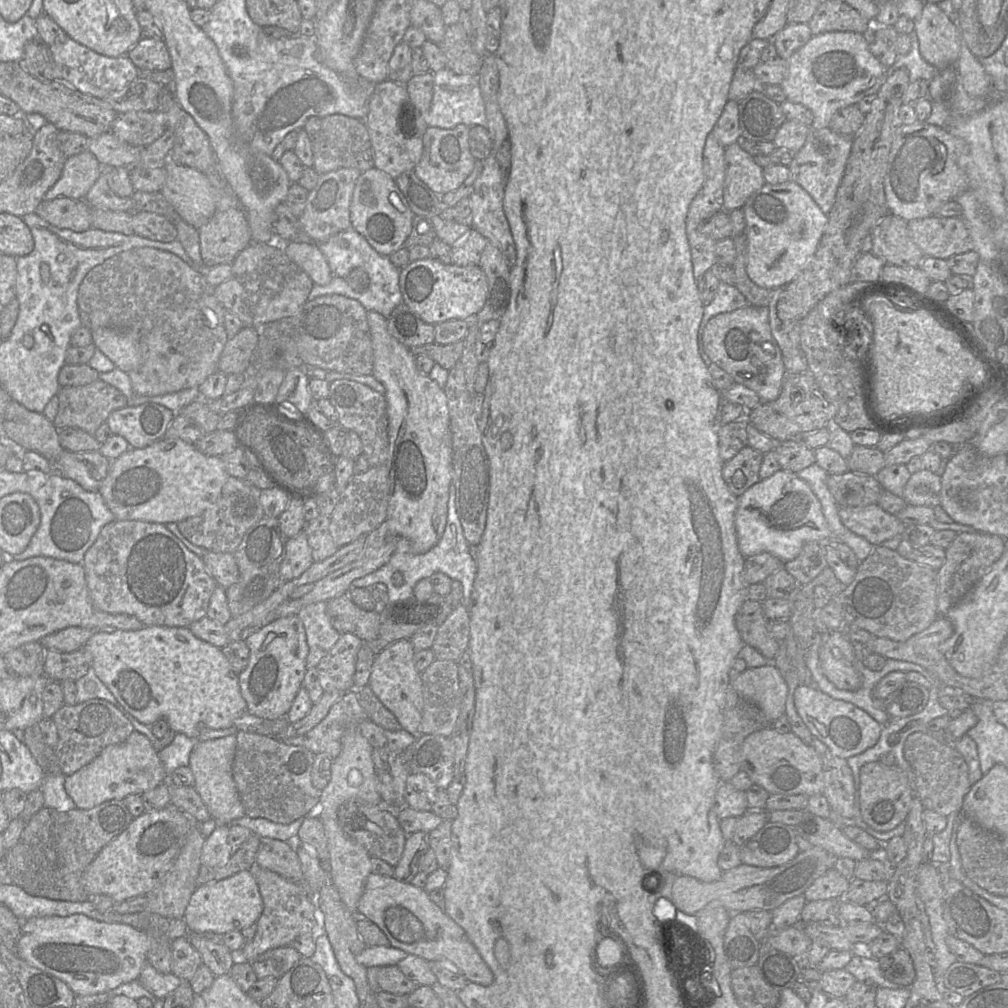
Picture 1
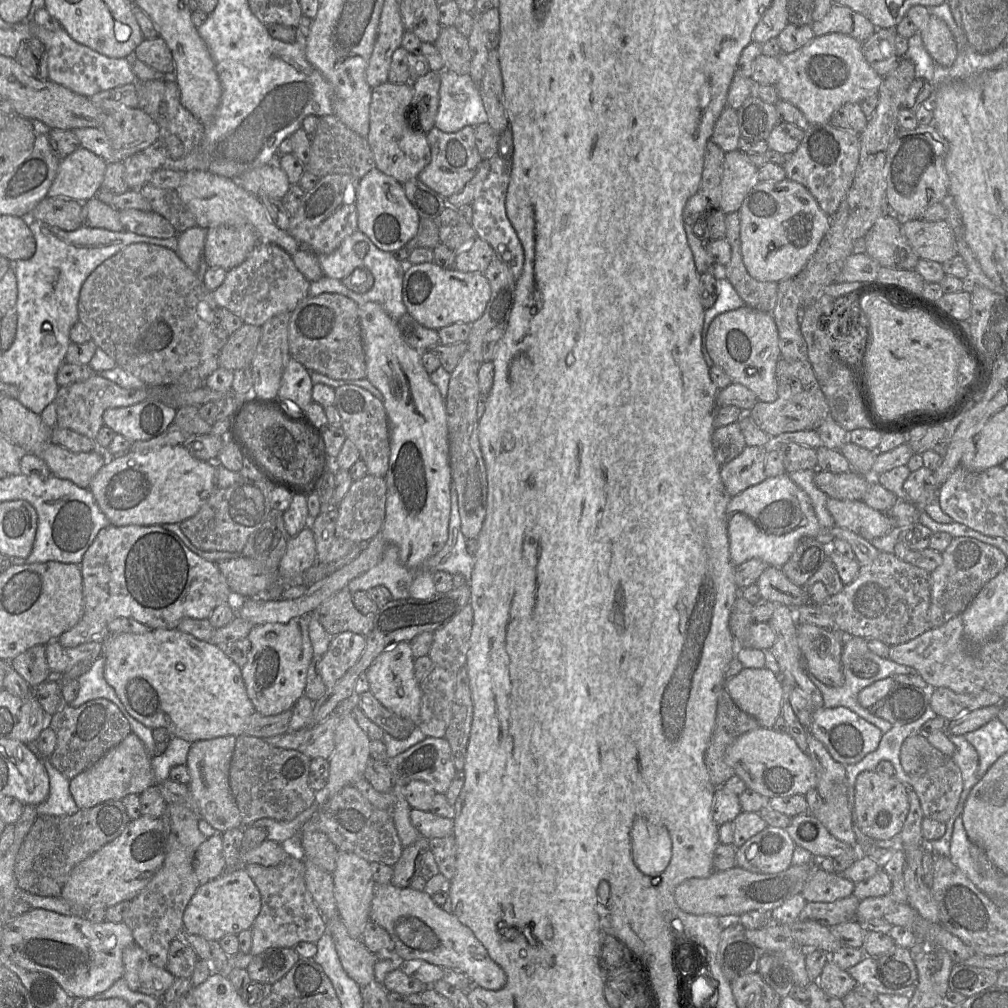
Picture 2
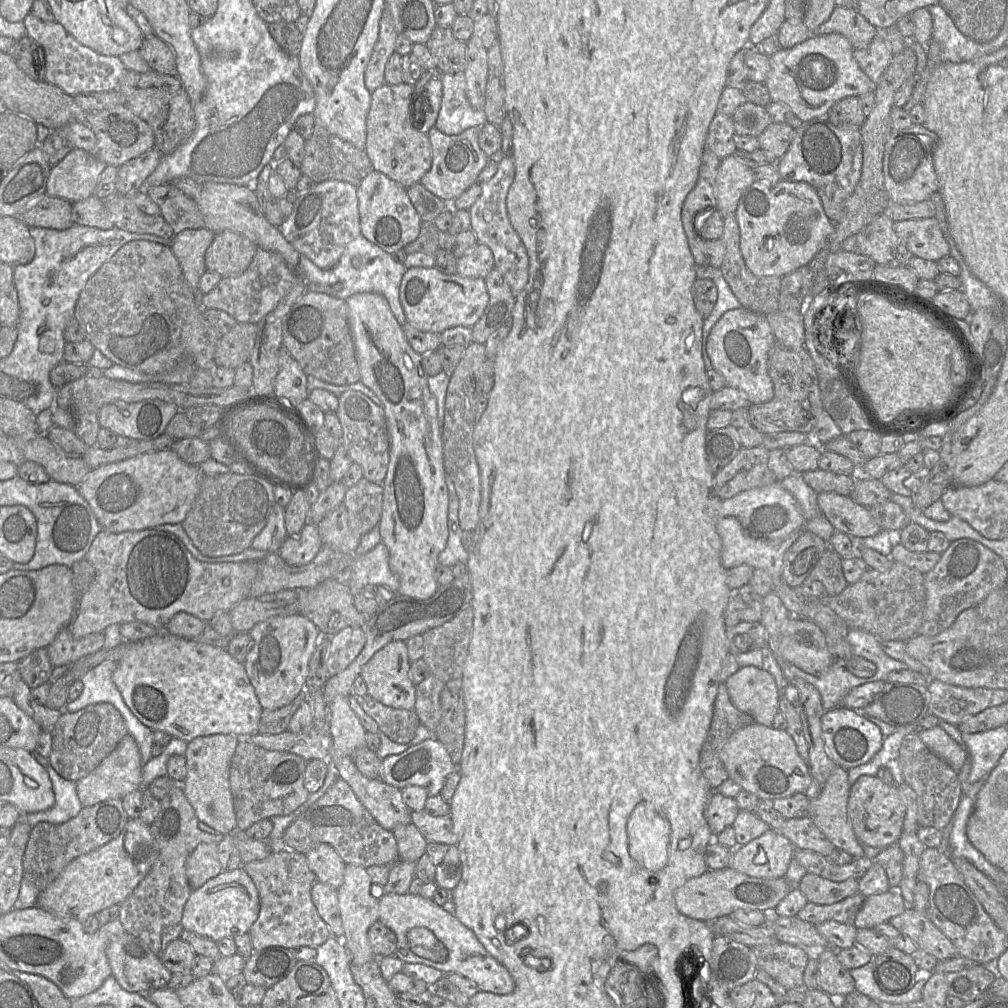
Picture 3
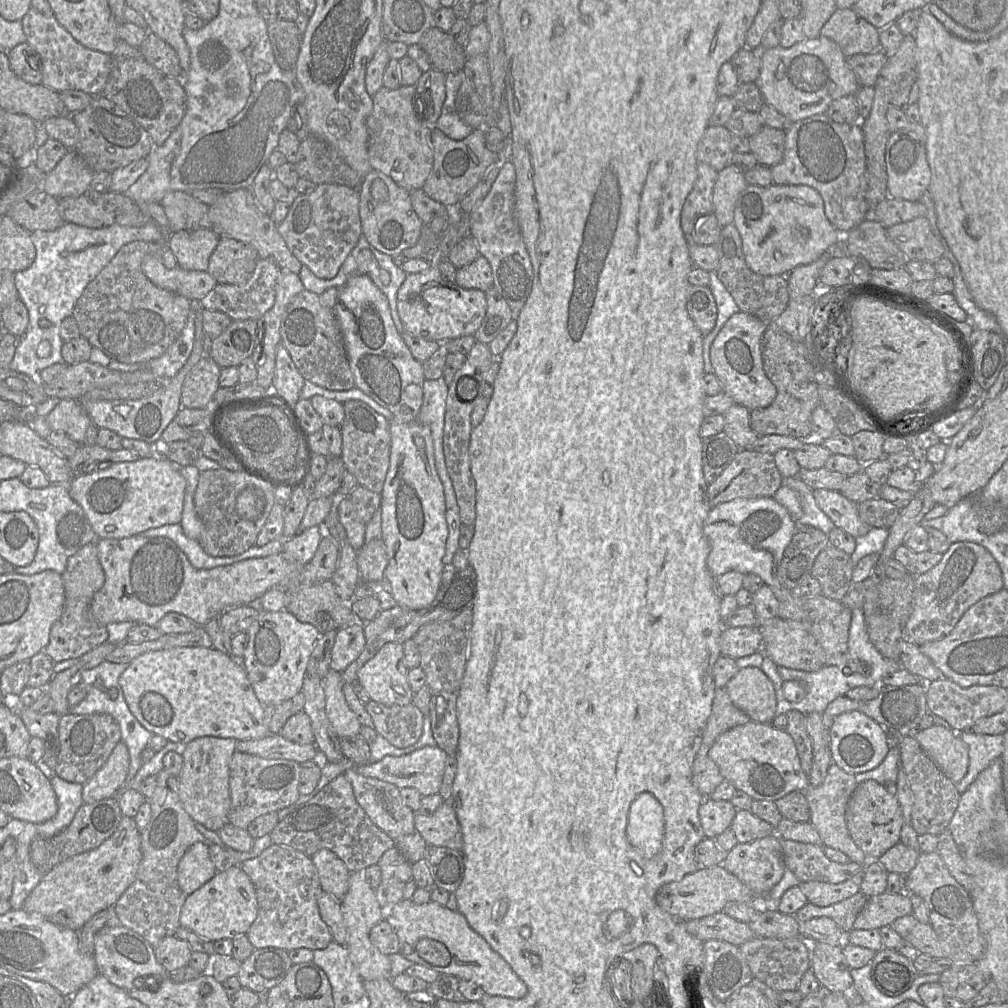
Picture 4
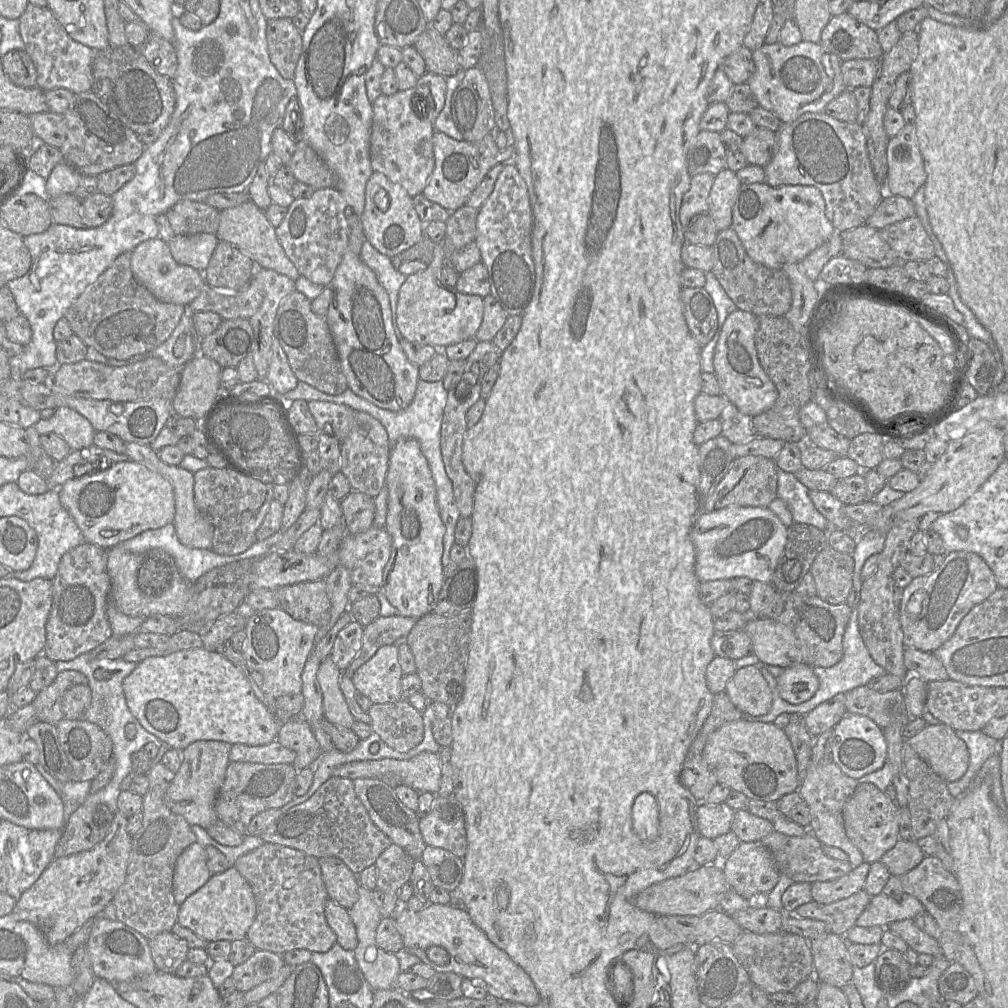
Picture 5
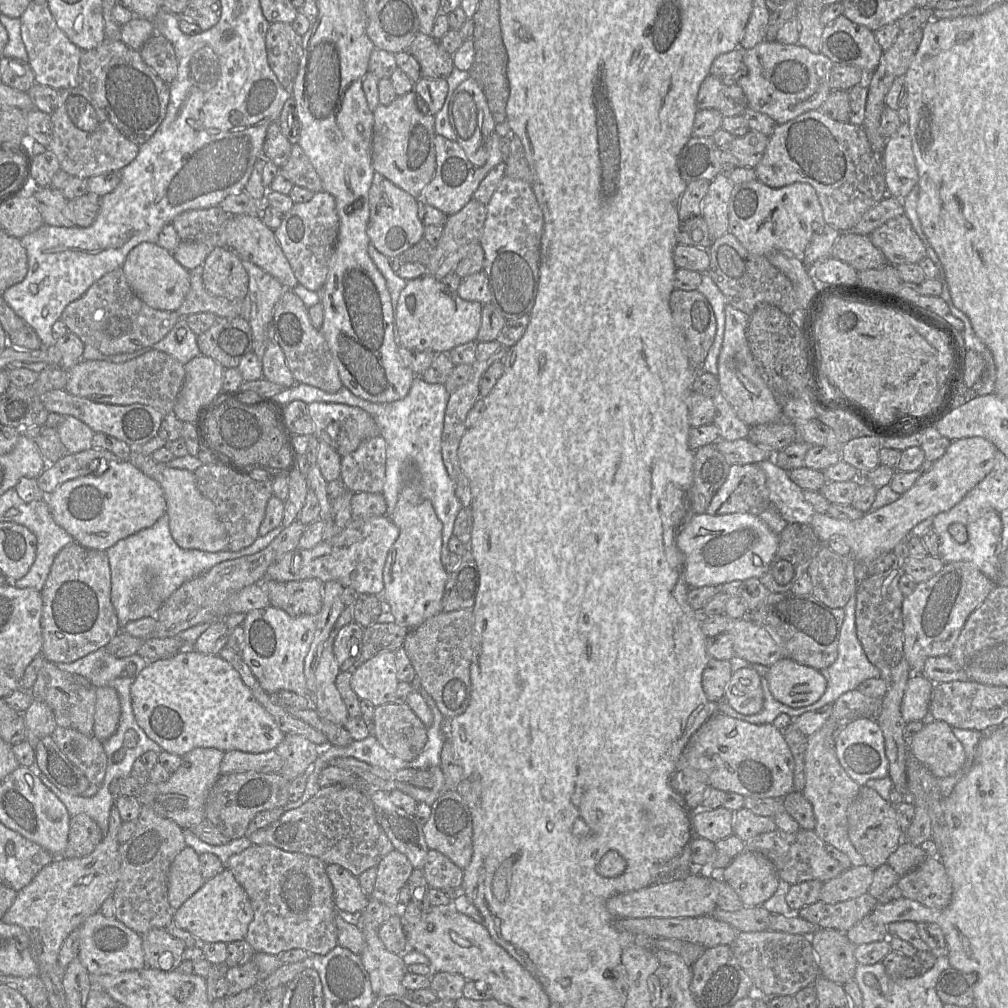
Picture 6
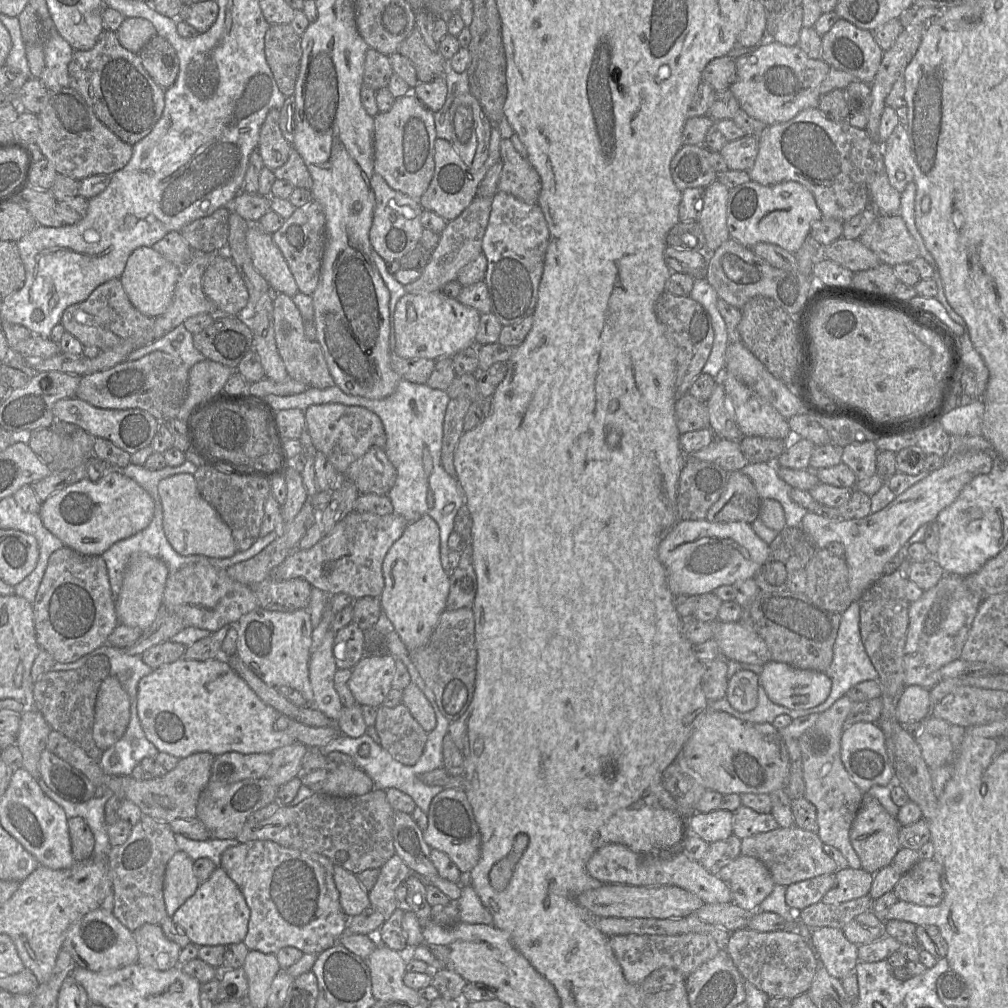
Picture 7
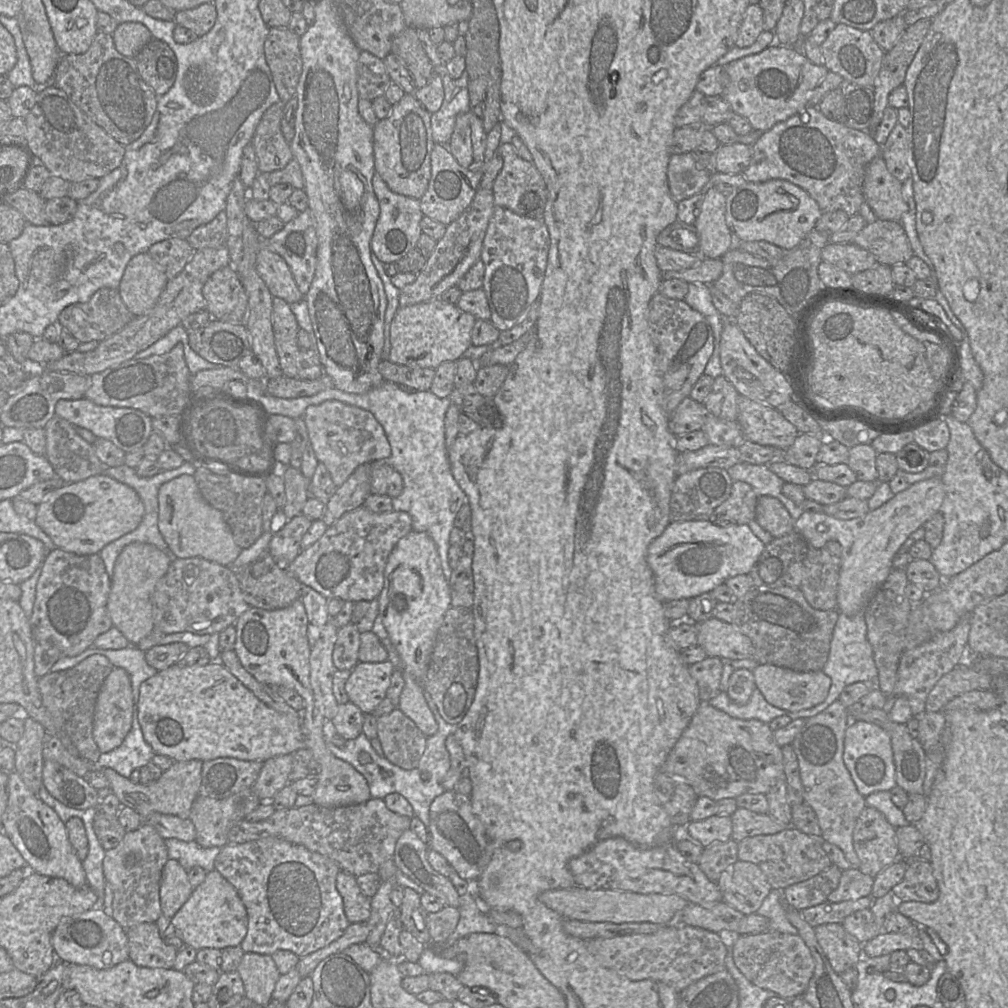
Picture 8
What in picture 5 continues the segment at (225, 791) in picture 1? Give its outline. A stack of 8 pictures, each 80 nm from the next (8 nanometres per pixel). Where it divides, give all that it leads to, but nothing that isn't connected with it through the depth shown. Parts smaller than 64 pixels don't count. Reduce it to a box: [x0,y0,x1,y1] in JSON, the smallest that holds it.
[164,740,232,829]

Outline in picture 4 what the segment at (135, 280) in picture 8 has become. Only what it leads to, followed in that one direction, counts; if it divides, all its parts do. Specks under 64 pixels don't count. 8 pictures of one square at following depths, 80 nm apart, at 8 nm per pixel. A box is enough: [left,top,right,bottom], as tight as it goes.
[141,255,218,300]

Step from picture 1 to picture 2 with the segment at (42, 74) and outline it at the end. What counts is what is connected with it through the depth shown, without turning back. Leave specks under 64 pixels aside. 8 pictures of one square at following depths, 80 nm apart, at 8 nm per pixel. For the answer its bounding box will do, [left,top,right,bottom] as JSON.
[15,36,48,80]

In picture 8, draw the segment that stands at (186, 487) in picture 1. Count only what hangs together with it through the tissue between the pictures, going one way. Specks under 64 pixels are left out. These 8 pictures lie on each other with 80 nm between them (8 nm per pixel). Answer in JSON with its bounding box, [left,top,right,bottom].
[35,475,144,555]

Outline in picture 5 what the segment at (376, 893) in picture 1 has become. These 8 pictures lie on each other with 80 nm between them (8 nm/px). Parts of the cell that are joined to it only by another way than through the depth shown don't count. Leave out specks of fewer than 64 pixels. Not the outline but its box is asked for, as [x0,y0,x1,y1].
[394,903,539,1006]

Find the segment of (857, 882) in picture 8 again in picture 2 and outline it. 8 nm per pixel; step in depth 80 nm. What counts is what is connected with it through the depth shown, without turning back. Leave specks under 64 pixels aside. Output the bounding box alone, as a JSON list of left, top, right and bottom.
[801,864,855,902]

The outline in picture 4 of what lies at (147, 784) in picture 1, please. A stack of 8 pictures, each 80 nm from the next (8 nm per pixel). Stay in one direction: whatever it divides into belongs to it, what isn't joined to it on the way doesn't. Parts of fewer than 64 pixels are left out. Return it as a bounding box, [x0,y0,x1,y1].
[83,741,129,804]

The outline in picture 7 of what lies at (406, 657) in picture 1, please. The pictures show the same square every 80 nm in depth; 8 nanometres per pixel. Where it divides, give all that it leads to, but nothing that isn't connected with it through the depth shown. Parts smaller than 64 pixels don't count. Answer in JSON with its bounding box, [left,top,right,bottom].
[348,655,396,707]

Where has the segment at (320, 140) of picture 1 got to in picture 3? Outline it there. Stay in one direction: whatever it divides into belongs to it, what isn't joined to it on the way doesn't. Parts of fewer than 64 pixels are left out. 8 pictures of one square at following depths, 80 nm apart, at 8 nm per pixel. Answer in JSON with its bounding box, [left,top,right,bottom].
[300,125,374,186]

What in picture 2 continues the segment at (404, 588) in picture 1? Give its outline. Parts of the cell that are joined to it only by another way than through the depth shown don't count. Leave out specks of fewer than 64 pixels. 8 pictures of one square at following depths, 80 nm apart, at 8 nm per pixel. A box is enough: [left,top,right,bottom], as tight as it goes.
[347,482,474,600]

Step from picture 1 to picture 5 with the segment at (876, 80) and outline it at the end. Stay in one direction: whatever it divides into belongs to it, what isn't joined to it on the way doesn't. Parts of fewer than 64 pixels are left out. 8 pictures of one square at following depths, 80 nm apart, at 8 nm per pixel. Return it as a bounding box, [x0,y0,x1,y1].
[746,41,846,124]

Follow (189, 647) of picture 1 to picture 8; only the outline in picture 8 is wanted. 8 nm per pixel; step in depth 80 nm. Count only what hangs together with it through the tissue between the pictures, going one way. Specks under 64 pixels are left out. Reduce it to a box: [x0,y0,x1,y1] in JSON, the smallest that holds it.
[138,660,306,762]

